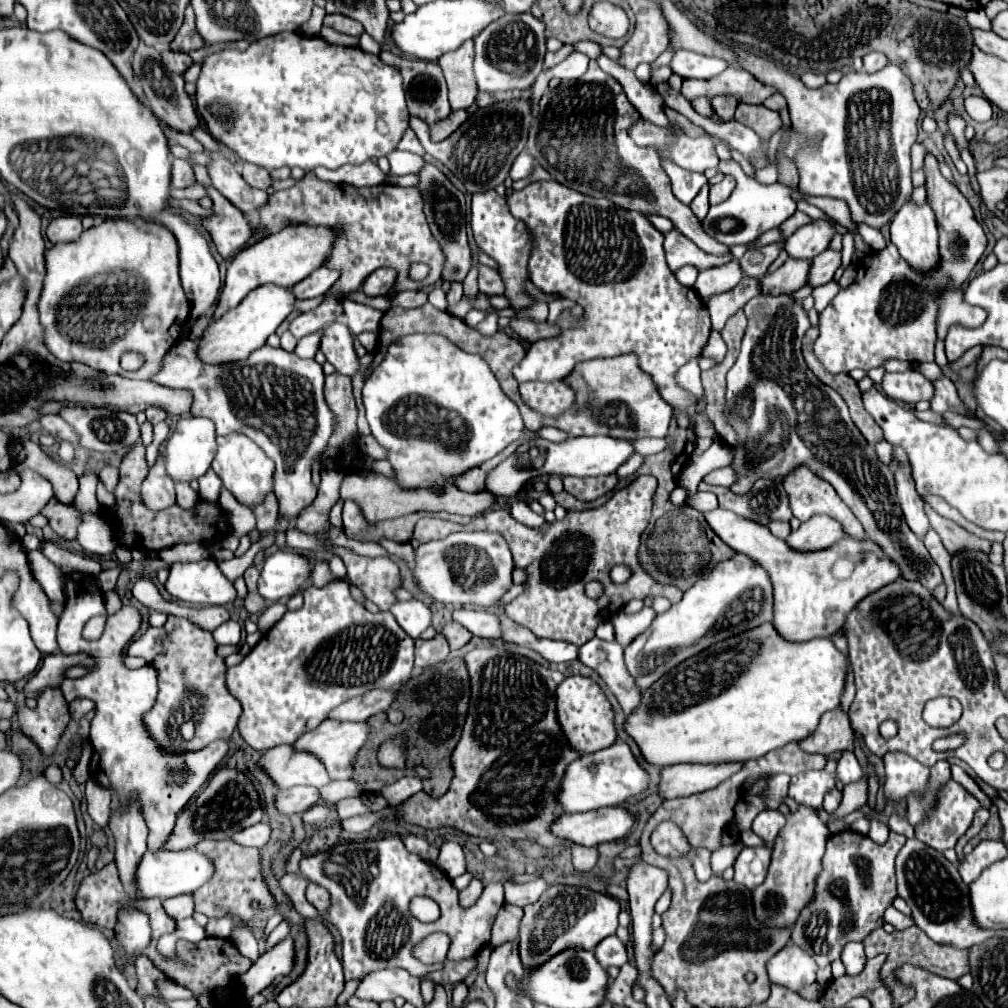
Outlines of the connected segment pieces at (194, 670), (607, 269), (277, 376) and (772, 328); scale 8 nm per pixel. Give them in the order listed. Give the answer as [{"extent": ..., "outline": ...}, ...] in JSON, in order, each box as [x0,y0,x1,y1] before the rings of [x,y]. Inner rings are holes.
[{"extent":[128,616,242,752],"outline":[[[168,616],[166,624],[162,628],[148,628],[146,634],[142,634],[138,640],[134,640],[128,646],[130,656],[140,656],[146,660],[148,666],[156,668],[158,672],[158,696],[156,704],[144,714],[144,724],[148,732],[152,732],[152,738],[160,742],[160,748],[166,752],[194,752],[200,748],[206,748],[214,740],[230,740],[232,732],[236,728],[236,722],[242,714],[240,702],[228,692],[226,688],[226,664],[224,658],[216,652],[216,642],[210,630],[204,630],[190,622],[188,618],[180,616]],[[196,690],[204,700],[200,702],[198,716],[194,718],[196,734],[190,742],[184,740],[170,740],[168,728],[174,726],[176,710],[182,708],[184,696]]]},{"extent":[506,180,712,410],"outline":[[[556,180],[532,182],[526,188],[508,194],[506,200],[510,214],[526,222],[532,234],[532,268],[528,268],[528,274],[534,286],[546,294],[562,294],[584,310],[584,314],[580,316],[582,326],[568,328],[568,332],[564,332],[564,336],[560,338],[542,338],[530,346],[526,358],[514,368],[516,380],[562,380],[578,362],[600,356],[636,354],[640,368],[654,376],[654,384],[668,404],[680,410],[694,404],[698,398],[682,390],[676,384],[674,374],[692,358],[702,356],[712,326],[704,302],[696,296],[692,288],[682,286],[668,268],[664,256],[663,233],[652,226],[652,222],[640,212],[618,208],[612,200],[606,198],[580,194],[572,188],[558,184]]]},{"extent":[152,342,336,518],"outline":[[[180,342],[174,344],[168,350],[168,356],[164,356],[164,364],[160,366],[160,372],[152,376],[152,382],[158,382],[168,388],[188,388],[194,394],[192,402],[192,414],[210,418],[216,424],[216,434],[226,436],[232,432],[242,432],[250,440],[254,440],[266,454],[274,460],[274,484],[272,490],[278,498],[278,514],[282,518],[294,518],[300,508],[308,506],[314,498],[318,488],[314,486],[310,478],[310,466],[312,458],[318,452],[326,450],[328,438],[332,434],[332,424],[336,422],[336,416],[324,402],[324,372],[322,366],[316,360],[302,360],[294,352],[286,352],[282,348],[270,348],[262,346],[254,354],[250,354],[244,362],[234,364],[222,364],[222,366],[204,366],[196,356],[196,342]]]},{"extent":[724,296,944,590],"outline":[[[754,296],[746,304],[744,314],[748,318],[748,330],[742,340],[740,356],[726,376],[726,404],[724,404],[724,416],[738,436],[738,442],[730,446],[734,458],[730,468],[734,468],[736,476],[740,476],[732,490],[736,494],[746,494],[758,478],[784,476],[798,464],[808,464],[814,474],[818,474],[820,478],[834,486],[842,502],[854,512],[854,516],[864,526],[868,538],[876,540],[876,544],[880,544],[884,552],[888,552],[888,556],[896,560],[896,564],[900,566],[900,576],[904,580],[920,580],[928,590],[934,590],[936,586],[944,584],[940,568],[930,558],[922,540],[918,540],[914,532],[908,528],[902,516],[902,508],[896,498],[896,480],[892,478],[892,466],[882,464],[878,460],[874,446],[866,442],[866,438],[852,422],[848,406],[840,398],[840,394],[836,394],[836,390],[832,390],[830,386],[822,384],[806,368],[800,346],[804,332],[810,328],[810,322],[802,306],[794,304],[790,296]]]}]

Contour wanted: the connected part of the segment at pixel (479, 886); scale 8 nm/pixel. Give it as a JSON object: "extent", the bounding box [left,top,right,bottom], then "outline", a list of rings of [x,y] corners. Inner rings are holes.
{"extent":[458,878,483,908],"outline":[[[474,878],[474,882],[460,892],[460,900],[458,900],[459,904],[464,907],[468,908],[472,906],[483,891],[483,884],[477,878]]]}

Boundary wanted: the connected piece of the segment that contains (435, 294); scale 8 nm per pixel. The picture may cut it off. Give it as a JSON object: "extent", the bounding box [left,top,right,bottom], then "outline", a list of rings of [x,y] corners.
{"extent":[428,286,448,310],"outline":[[[440,286],[430,288],[428,302],[430,302],[430,304],[434,304],[436,308],[440,308],[440,310],[446,310],[446,306],[448,306],[448,302],[446,302],[446,294],[444,294],[444,290],[442,290]]]}

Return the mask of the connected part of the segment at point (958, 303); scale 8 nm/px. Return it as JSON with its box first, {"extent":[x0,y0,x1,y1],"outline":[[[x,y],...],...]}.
{"extent":[936,288,986,340],"outline":[[[948,288],[948,292],[940,292],[940,308],[938,308],[938,322],[936,334],[938,340],[944,340],[950,326],[980,326],[986,320],[986,312],[978,306],[964,304],[964,290],[962,288]]]}

